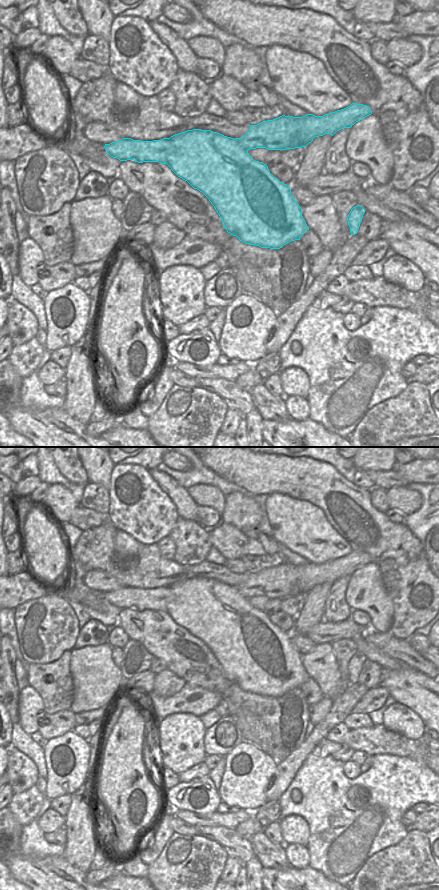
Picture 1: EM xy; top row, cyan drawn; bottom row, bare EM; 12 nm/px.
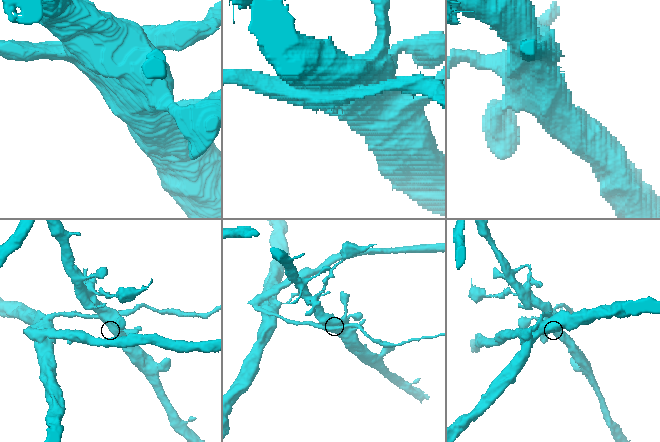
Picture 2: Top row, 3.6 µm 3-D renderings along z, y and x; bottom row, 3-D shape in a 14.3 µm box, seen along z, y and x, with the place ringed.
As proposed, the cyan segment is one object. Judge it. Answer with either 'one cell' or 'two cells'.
two cells

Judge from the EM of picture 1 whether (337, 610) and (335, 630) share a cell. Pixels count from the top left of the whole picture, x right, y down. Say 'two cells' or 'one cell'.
two cells

